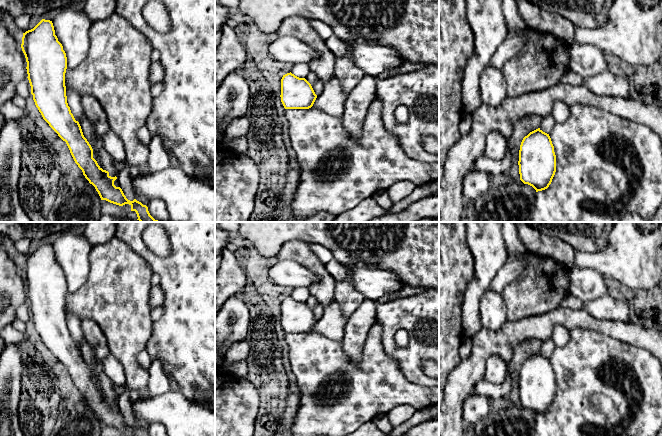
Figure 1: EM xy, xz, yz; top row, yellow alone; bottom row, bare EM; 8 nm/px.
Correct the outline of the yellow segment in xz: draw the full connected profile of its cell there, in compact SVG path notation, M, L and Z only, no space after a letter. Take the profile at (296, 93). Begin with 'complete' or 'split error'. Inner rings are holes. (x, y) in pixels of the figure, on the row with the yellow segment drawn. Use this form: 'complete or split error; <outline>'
complete; M287 73L281 79L281 102L285 109L309 109L317 95L305 78Z

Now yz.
complete; M538 128L525 136L518 165L524 184L532 186L536 192L547 189L556 172L556 155L549 134Z

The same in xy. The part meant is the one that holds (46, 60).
complete; M42 19L33 29L23 33L21 48L36 107L43 119L66 142L75 163L95 187L101 200L119 206L129 204L140 222L161 222L150 215L146 205L136 199L128 200L122 189L114 185L117 177L111 177L93 158L93 149L67 103L67 57L55 35L52 21Z

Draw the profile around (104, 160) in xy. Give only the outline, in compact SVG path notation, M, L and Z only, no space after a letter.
M84 114L79 124L84 137L93 149L93 158L97 161L100 168L109 172L114 166L114 160L105 150L101 136L97 134L94 125Z

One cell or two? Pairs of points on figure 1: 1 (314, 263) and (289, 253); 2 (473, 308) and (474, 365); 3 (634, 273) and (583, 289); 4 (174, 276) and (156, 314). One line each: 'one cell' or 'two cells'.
1: one cell
2: two cells
3: two cells
4: two cells

